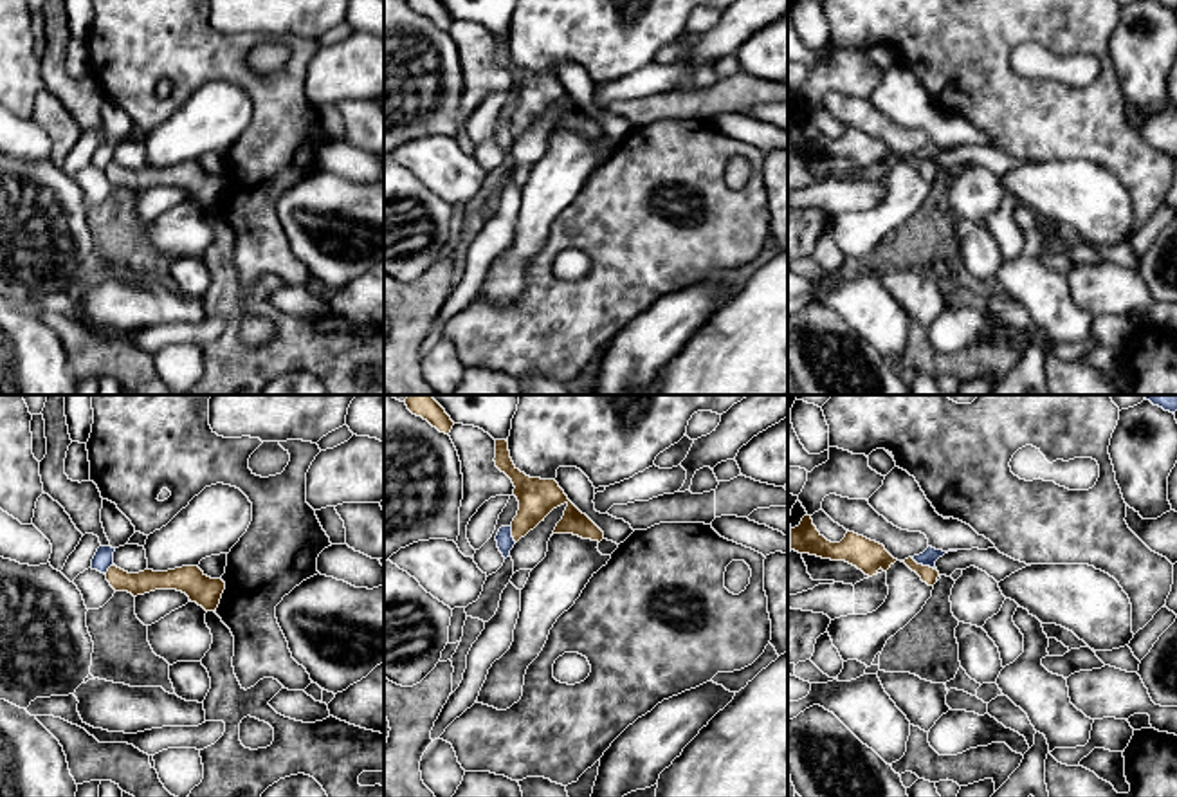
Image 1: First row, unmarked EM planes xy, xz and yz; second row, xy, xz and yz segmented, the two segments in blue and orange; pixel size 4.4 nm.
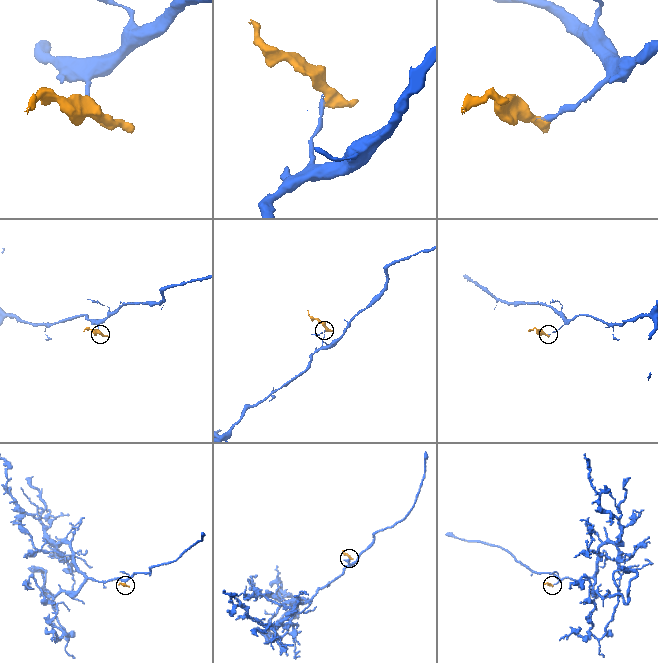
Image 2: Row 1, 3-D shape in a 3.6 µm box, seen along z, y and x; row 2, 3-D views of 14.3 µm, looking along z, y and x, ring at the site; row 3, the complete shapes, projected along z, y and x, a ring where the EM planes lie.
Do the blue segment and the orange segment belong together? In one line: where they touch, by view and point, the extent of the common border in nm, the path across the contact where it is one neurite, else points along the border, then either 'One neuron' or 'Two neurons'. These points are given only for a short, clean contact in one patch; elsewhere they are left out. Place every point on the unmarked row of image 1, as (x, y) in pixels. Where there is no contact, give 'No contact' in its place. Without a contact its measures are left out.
Touches blue at yz (923, 161). Shared border 130 nm. Boundary: yz (911, 154), (936, 166). Two neurons

